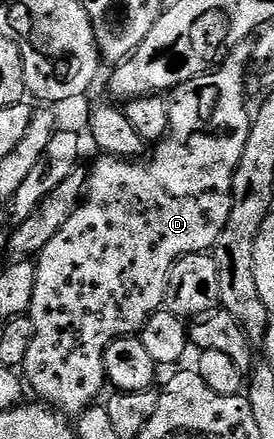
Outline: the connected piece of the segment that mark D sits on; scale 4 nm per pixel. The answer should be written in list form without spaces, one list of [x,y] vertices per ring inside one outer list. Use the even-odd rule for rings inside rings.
[[[249,44],[237,45],[221,65],[172,90],[168,97],[170,130],[153,146],[154,154],[150,158],[149,156],[145,159],[99,156],[94,170],[92,168],[89,170],[88,184],[80,204],[72,211],[68,221],[60,227],[60,231],[52,235],[48,247],[44,247],[42,252],[37,254],[34,266],[36,287],[32,290],[32,303],[28,314],[32,319],[34,338],[32,347],[28,347],[28,355],[24,355],[20,369],[24,374],[25,384],[29,388],[30,385],[34,388],[34,393],[38,396],[35,398],[39,402],[53,407],[63,415],[77,415],[95,404],[101,398],[98,396],[101,395],[102,388],[107,388],[108,385],[104,371],[106,348],[116,339],[141,334],[147,319],[165,306],[166,284],[170,278],[170,268],[184,255],[213,250],[216,239],[220,239],[220,231],[224,231],[224,223],[228,223],[228,215],[232,211],[232,179],[236,175],[240,155],[244,155],[244,143],[248,143],[248,131],[252,120],[252,109],[246,106],[246,68],[250,65],[250,48]]]

